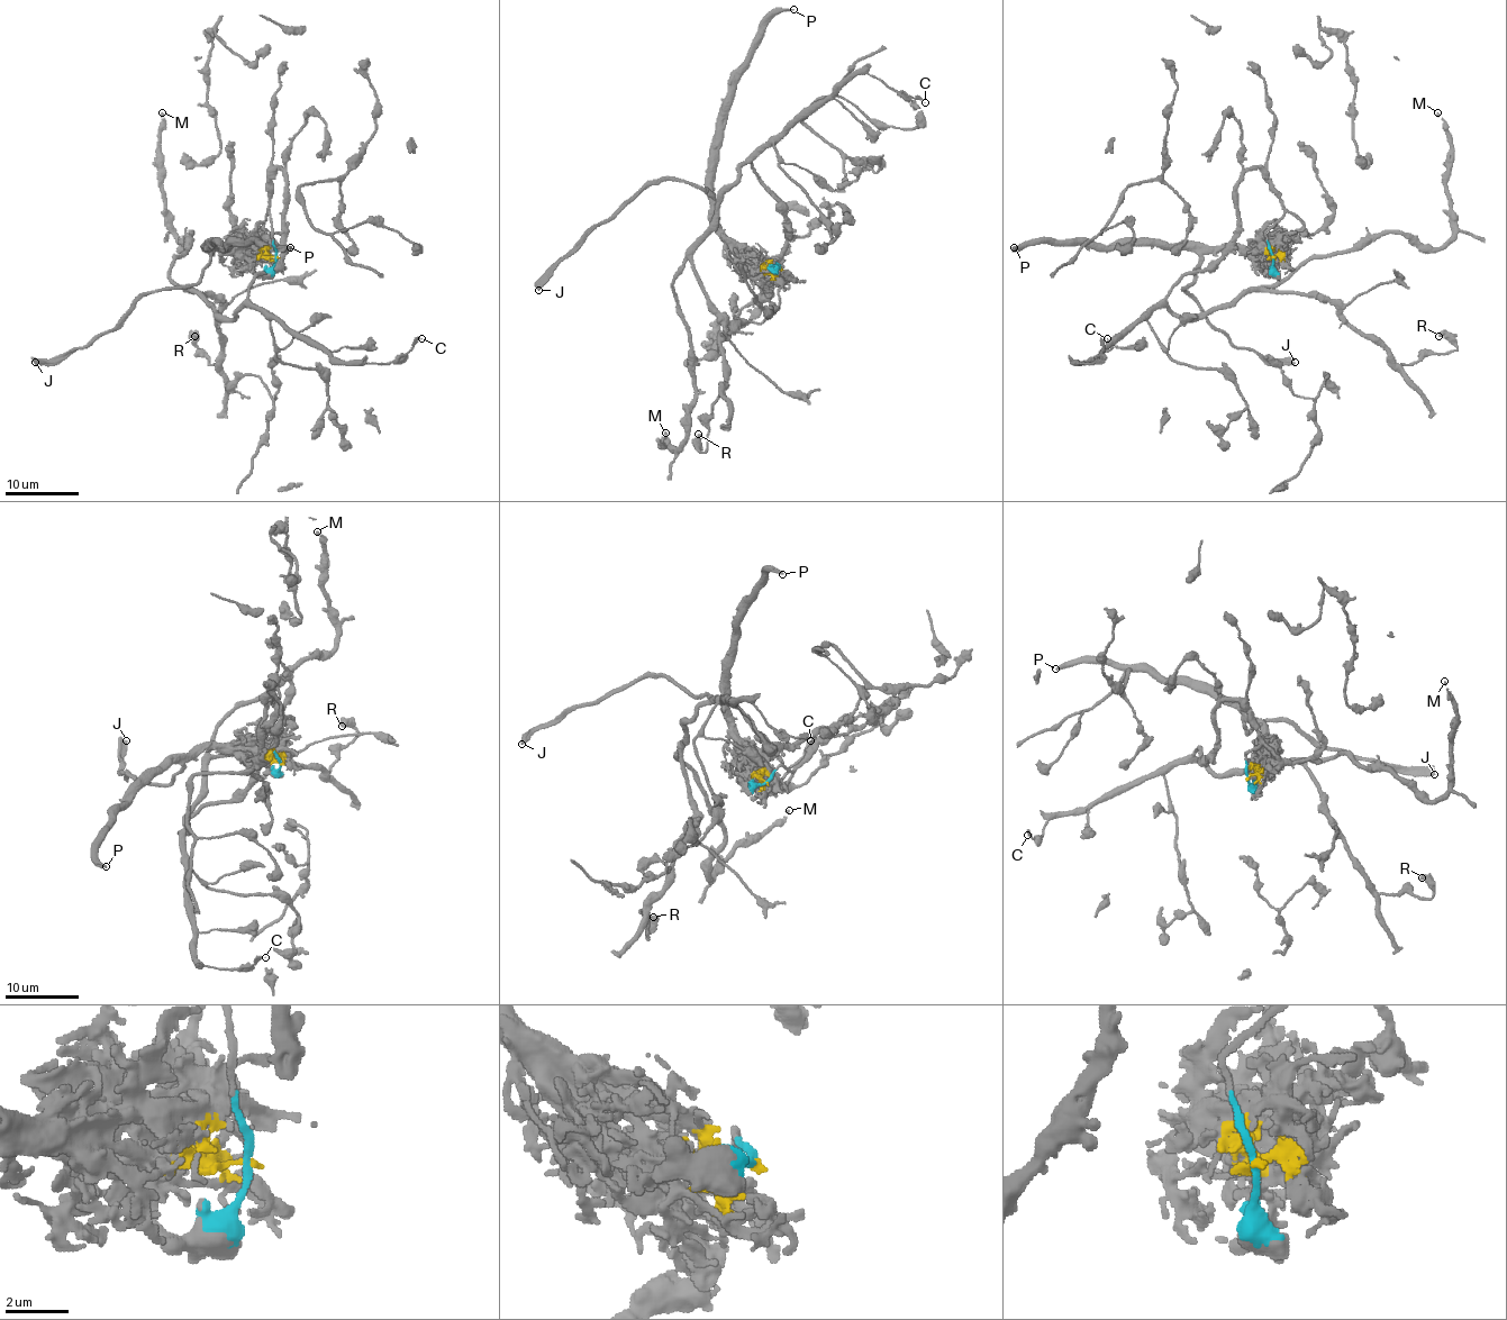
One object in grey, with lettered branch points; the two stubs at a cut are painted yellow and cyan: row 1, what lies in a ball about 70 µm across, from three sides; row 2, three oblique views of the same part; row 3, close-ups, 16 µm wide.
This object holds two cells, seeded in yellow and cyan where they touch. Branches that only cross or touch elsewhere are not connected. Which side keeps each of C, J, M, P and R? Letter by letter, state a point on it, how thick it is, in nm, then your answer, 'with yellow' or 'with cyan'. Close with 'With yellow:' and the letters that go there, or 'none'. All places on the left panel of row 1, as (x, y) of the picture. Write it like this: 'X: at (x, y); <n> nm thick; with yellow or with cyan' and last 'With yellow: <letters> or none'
C: at (421, 338); 150 nm thick; with cyan
J: at (35, 362); 300 nm thick; with yellow
M: at (162, 112); 180 nm thick; with cyan
P: at (290, 247); 240 nm thick; with yellow
R: at (194, 336); 480 nm thick; with cyan
With yellow: J, P

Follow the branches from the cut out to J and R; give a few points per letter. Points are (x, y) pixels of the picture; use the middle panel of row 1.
J: (779, 269), (761, 269), (724, 234), (716, 224), (715, 199), (700, 185), (655, 180), (593, 229), (537, 290)
R: (779, 269), (773, 280), (786, 215), (747, 162), (692, 254), (724, 327), (705, 451), (698, 434)

